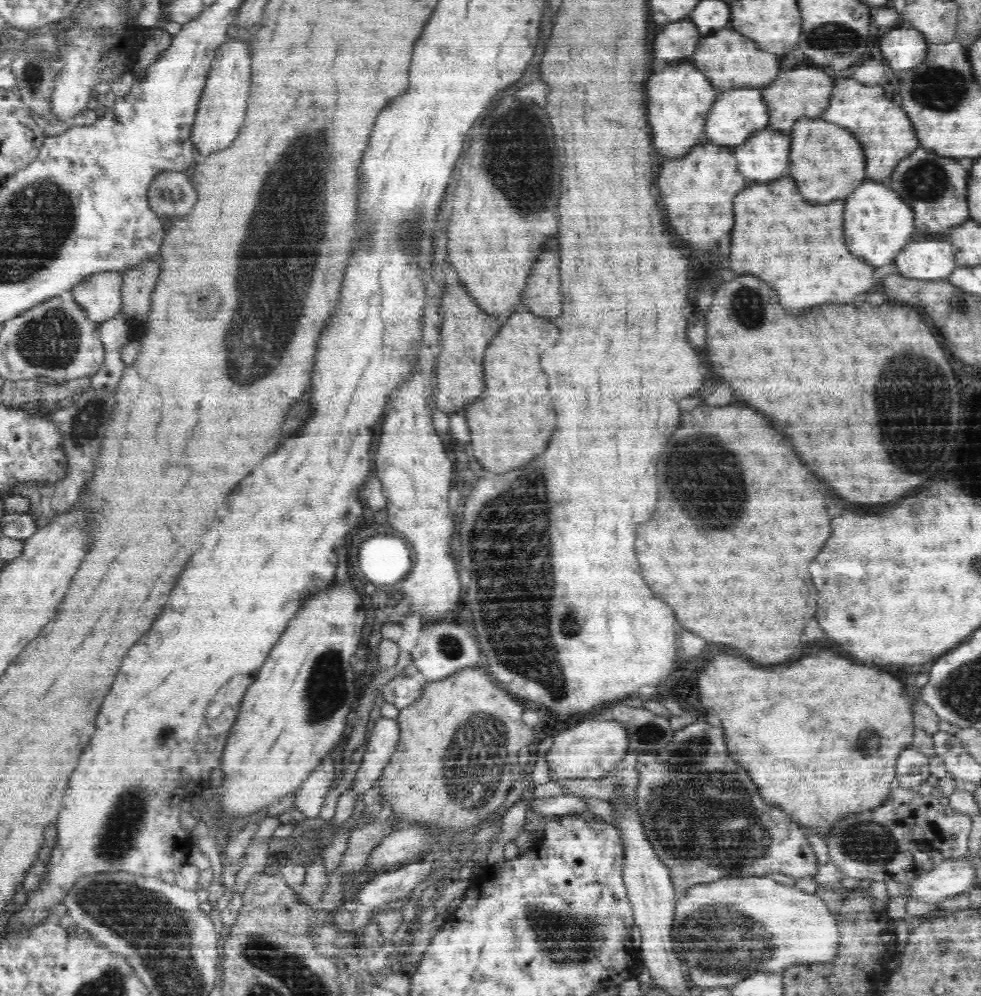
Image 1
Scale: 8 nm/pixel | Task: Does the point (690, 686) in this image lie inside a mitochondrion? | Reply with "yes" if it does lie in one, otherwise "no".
no

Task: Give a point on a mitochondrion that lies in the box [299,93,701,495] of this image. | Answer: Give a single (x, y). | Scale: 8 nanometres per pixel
(518, 151)

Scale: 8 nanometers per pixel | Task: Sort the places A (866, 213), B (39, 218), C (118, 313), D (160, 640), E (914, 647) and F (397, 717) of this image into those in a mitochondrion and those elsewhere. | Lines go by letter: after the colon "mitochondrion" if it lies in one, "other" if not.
A: other
B: mitochondrion
C: other
D: other
E: other
F: other

